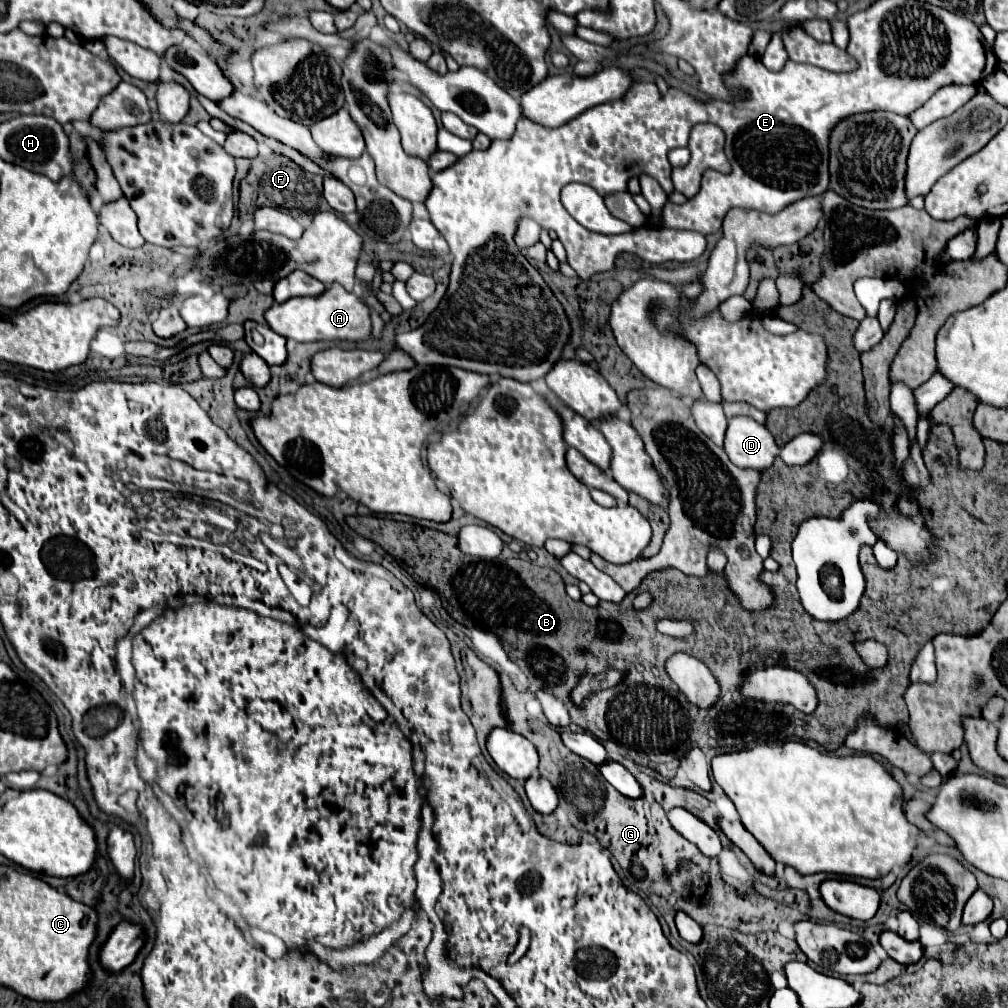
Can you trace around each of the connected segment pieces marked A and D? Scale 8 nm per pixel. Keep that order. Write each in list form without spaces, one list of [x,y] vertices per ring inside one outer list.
[[[332,285],[320,297],[294,297],[282,305],[274,303],[264,313],[264,319],[274,333],[278,333],[282,337],[290,337],[300,343],[320,341],[320,339],[360,341],[360,339],[368,339],[368,335],[372,331],[368,307],[362,305],[360,299],[354,293],[348,293],[342,285]]]
[[[732,417],[728,421],[724,451],[734,465],[756,471],[772,467],[774,457],[778,455],[772,433],[750,417]]]

